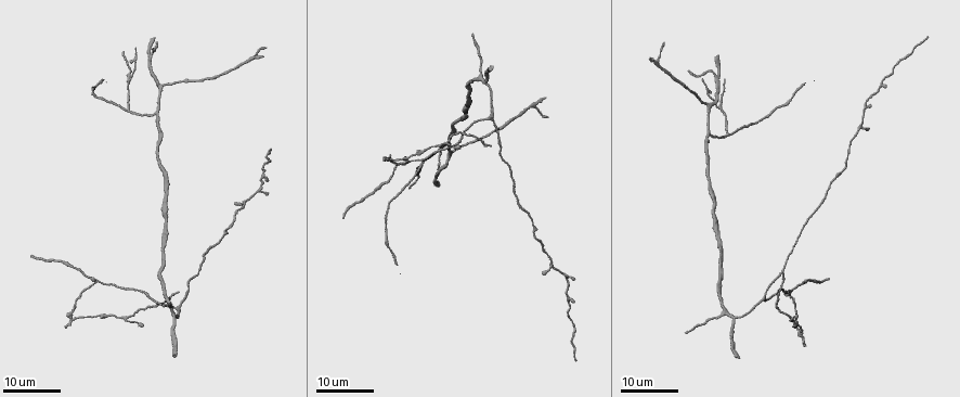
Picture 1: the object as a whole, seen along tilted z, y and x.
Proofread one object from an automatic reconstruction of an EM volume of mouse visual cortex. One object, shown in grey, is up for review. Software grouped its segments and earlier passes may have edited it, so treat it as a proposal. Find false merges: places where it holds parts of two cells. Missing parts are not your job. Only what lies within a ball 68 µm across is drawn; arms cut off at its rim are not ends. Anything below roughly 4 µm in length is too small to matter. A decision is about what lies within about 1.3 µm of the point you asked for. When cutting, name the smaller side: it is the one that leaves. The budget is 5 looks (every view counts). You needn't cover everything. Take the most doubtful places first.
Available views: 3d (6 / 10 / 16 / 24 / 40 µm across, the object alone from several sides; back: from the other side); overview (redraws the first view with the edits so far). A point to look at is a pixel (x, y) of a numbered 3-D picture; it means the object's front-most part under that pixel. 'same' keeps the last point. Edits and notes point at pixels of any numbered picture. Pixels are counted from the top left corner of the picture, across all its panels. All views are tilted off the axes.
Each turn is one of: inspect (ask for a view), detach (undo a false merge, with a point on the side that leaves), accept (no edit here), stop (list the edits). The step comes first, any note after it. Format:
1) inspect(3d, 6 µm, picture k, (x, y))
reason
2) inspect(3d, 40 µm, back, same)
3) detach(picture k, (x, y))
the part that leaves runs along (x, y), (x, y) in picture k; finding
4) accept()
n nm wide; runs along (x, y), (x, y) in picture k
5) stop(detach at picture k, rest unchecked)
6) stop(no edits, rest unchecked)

inspect(3d, 24 µm, picture 1, (161, 84))
three arms meet

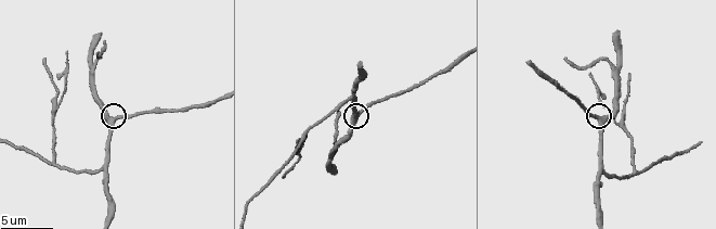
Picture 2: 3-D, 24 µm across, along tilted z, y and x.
inspect(3d, 6 µm, picture 2, (598, 119))

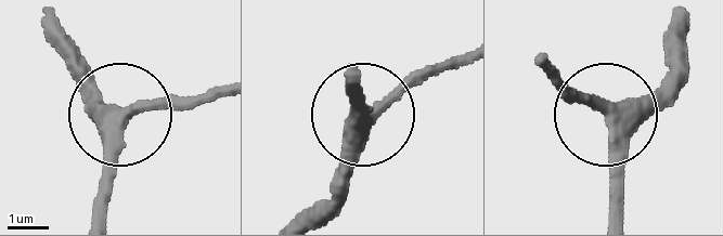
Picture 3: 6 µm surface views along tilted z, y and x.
accept()
3 arms; runs along (98, 218), (117, 115), (85, 87) in picture 3; one cell here

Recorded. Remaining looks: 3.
inspect(3d, 10 µm, picture 2, (100, 170))
three arms meet

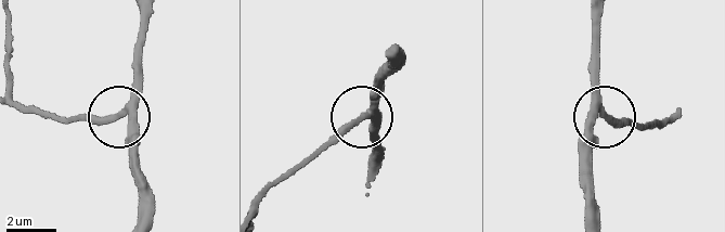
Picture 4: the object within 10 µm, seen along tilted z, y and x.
inspect(3d, 6 µm, picture 4, (603, 113))

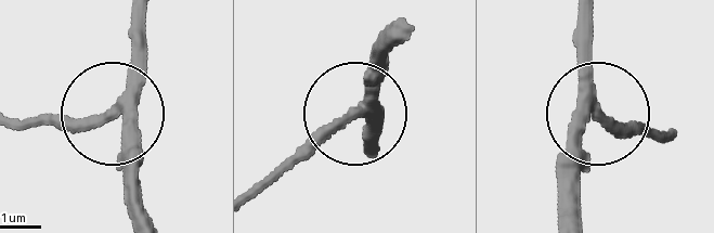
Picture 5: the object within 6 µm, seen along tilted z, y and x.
accept()
3 arms; runs along (576, 214), (587, 18) in picture 5; continuous, no second cell

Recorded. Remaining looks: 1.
inspect(3d, 6 µm, picture 2, (55, 160))

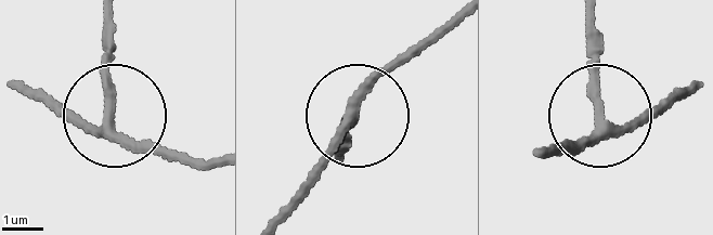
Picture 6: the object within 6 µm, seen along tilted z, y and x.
accept()
230 nm wide; runs along (211, 161), (190, 162), (116, 129), (112, 20) in picture 6; one cell here

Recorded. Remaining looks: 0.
stop(no edits, rest unchecked)

